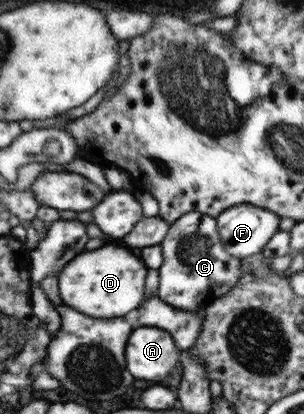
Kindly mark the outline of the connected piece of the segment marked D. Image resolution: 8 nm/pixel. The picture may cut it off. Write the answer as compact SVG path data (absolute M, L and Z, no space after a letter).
M105 245L101 249L81 253L71 263L67 263L63 273L59 275L59 291L61 299L69 307L75 307L75 311L105 319L123 317L141 305L145 297L145 275L145 263L139 261L133 253L123 247Z

